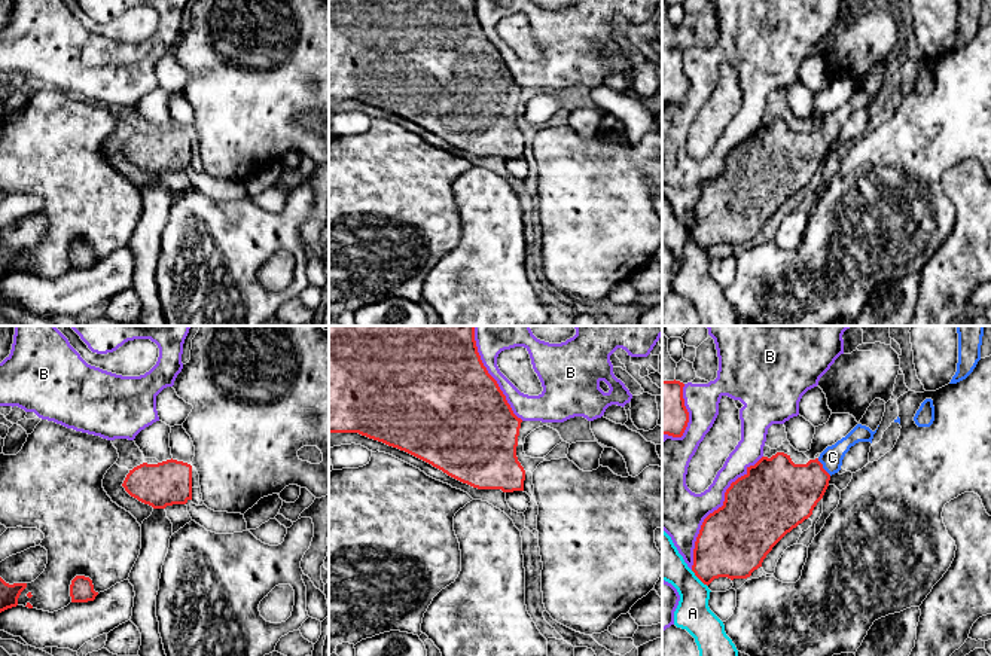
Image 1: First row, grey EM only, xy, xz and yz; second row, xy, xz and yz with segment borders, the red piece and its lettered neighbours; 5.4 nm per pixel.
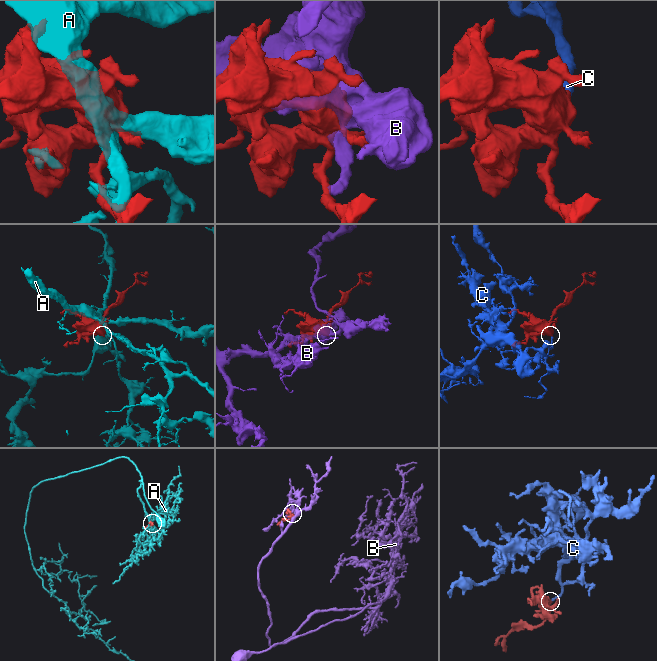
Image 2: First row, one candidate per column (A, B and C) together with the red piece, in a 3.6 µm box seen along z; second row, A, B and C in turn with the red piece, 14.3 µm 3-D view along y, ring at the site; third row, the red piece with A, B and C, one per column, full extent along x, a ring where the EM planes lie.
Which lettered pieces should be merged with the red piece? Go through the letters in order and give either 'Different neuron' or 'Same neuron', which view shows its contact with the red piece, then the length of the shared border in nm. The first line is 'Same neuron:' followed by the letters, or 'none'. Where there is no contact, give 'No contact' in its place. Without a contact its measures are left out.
Same neuron: C
A: Different neuron. Touches red in yz. Shared border 130 nm
B: Different neuron. Touches red in yz. Shared border 750 nm
C: Same neuron. Touches red in yz. Shared border 120 nm

